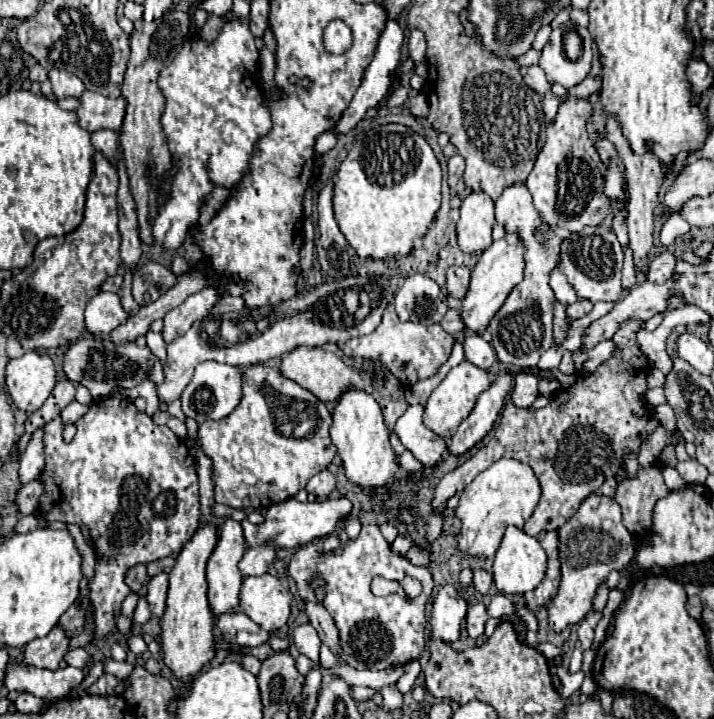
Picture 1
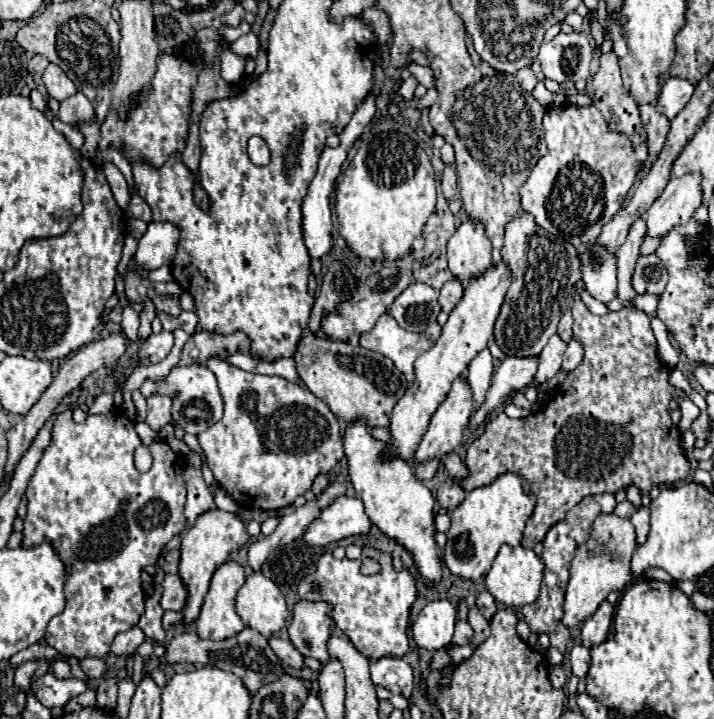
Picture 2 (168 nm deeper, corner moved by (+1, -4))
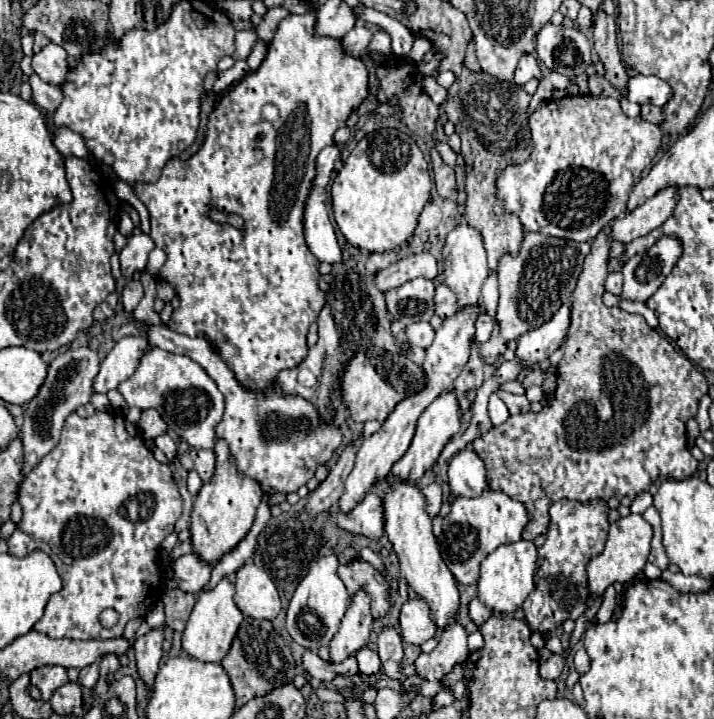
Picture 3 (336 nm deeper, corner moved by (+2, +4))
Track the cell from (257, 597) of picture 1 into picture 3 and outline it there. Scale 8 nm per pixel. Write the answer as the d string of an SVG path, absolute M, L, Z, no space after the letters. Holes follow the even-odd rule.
M251 560L235 574L235 600L243 616L273 620L281 612L281 598L271 576Z

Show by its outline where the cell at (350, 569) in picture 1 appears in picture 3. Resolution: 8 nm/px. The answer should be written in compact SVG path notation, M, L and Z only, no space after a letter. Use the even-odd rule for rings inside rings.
M357 558L349 564L339 564L337 576L341 576L349 598L357 594L357 588L365 588L371 598L371 612L375 622L383 622L393 606L391 598L391 578L381 570L373 568L373 564Z

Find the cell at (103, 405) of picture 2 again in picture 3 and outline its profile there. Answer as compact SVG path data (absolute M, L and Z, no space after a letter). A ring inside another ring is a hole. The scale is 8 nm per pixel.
M153 348L141 358L135 374L129 380L121 382L117 390L129 406L137 406L141 410L155 408L163 416L167 426L177 436L187 440L191 448L213 450L215 426L223 416L225 400L211 376L191 358Z

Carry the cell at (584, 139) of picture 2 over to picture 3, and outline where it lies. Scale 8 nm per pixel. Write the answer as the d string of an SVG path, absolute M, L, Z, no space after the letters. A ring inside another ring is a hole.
M565 96L549 100L529 116L529 128L535 150L525 164L507 166L499 172L497 196L505 202L505 212L519 216L525 230L575 242L593 240L603 226L625 212L629 192L639 174L651 164L663 136L659 126L645 122L641 116L625 116L619 100L605 96Z

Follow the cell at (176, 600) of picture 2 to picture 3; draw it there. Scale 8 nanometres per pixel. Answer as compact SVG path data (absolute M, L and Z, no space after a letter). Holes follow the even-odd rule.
M195 554L181 556L173 562L173 580L177 582L177 588L189 594L199 594L211 576L209 564L201 562Z

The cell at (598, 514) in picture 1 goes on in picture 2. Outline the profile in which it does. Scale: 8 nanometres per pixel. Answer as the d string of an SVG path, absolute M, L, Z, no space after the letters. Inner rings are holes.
M602 514L594 522L590 540L582 546L578 546L578 552L572 560L570 568L570 582L566 590L566 602L564 602L564 618L562 624L568 628L578 626L588 616L592 616L598 606L606 600L606 596L612 590L624 590L626 584L632 580L630 560L632 552L636 550L636 530L630 520L614 516L614 514Z

